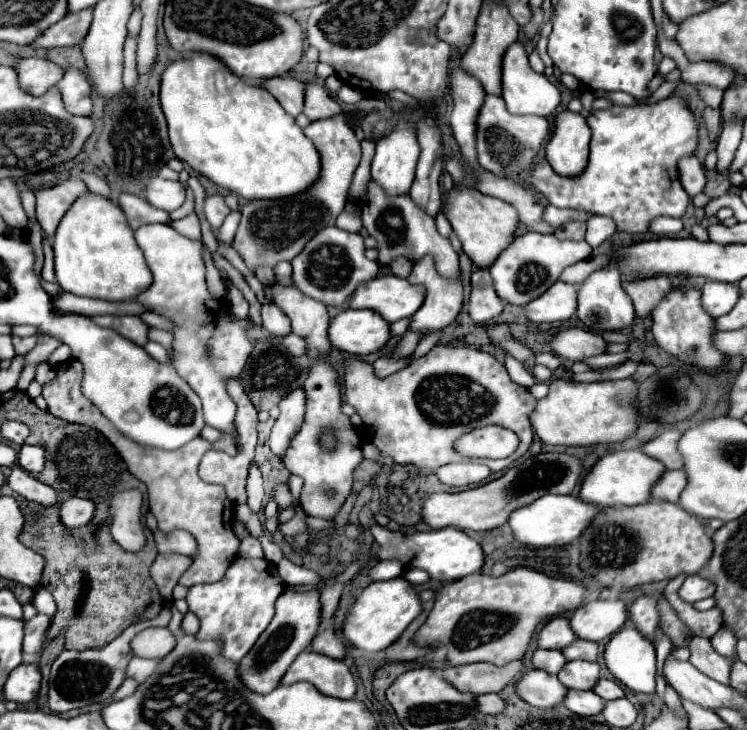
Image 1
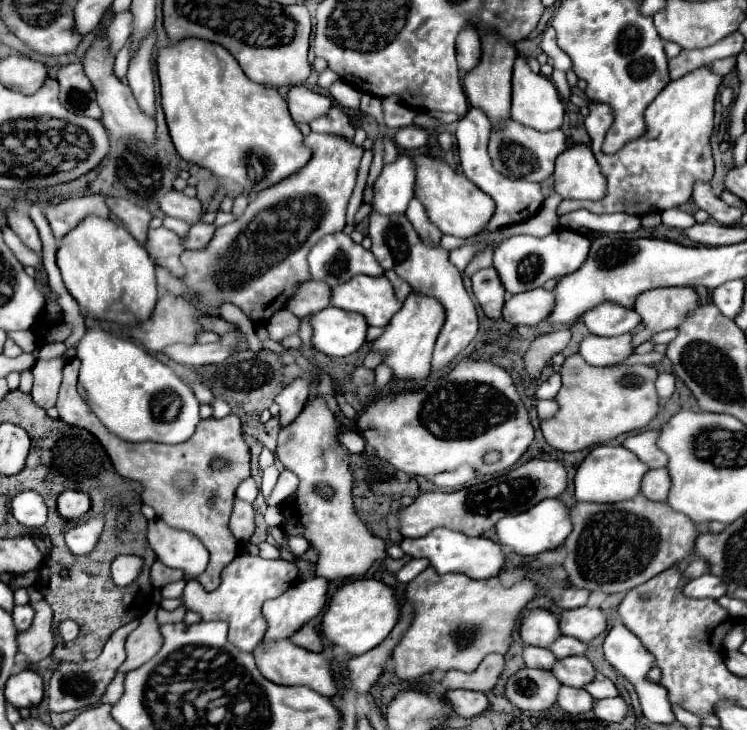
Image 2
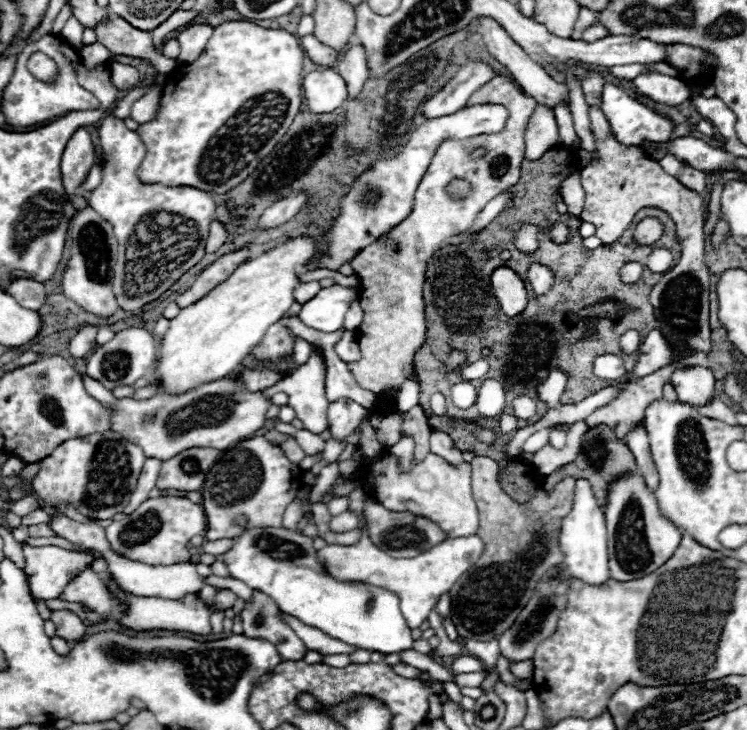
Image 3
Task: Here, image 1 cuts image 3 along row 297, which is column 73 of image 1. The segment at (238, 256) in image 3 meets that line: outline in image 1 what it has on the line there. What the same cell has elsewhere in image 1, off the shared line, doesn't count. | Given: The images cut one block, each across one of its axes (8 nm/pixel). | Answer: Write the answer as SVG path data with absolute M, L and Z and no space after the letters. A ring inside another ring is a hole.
M70 178L56 188L36 192L38 222L50 240L54 238L56 228L68 212L68 208L84 194L88 194L88 188L80 178Z

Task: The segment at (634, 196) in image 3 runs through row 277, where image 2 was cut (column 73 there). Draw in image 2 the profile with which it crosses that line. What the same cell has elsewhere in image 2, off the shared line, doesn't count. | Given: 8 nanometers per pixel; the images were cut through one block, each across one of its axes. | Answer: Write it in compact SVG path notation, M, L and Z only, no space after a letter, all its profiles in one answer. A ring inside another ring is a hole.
M132 620L128 624L124 624L122 628L118 628L110 640L104 646L104 652L90 662L66 662L60 664L54 672L54 676L50 678L50 688L48 688L48 704L52 712L68 712L68 710L80 710L80 708L88 708L88 706L96 706L106 690L106 686L110 684L110 680L116 676L116 668L126 660L124 656L124 642L128 638L128 634L138 626L138 620Z

